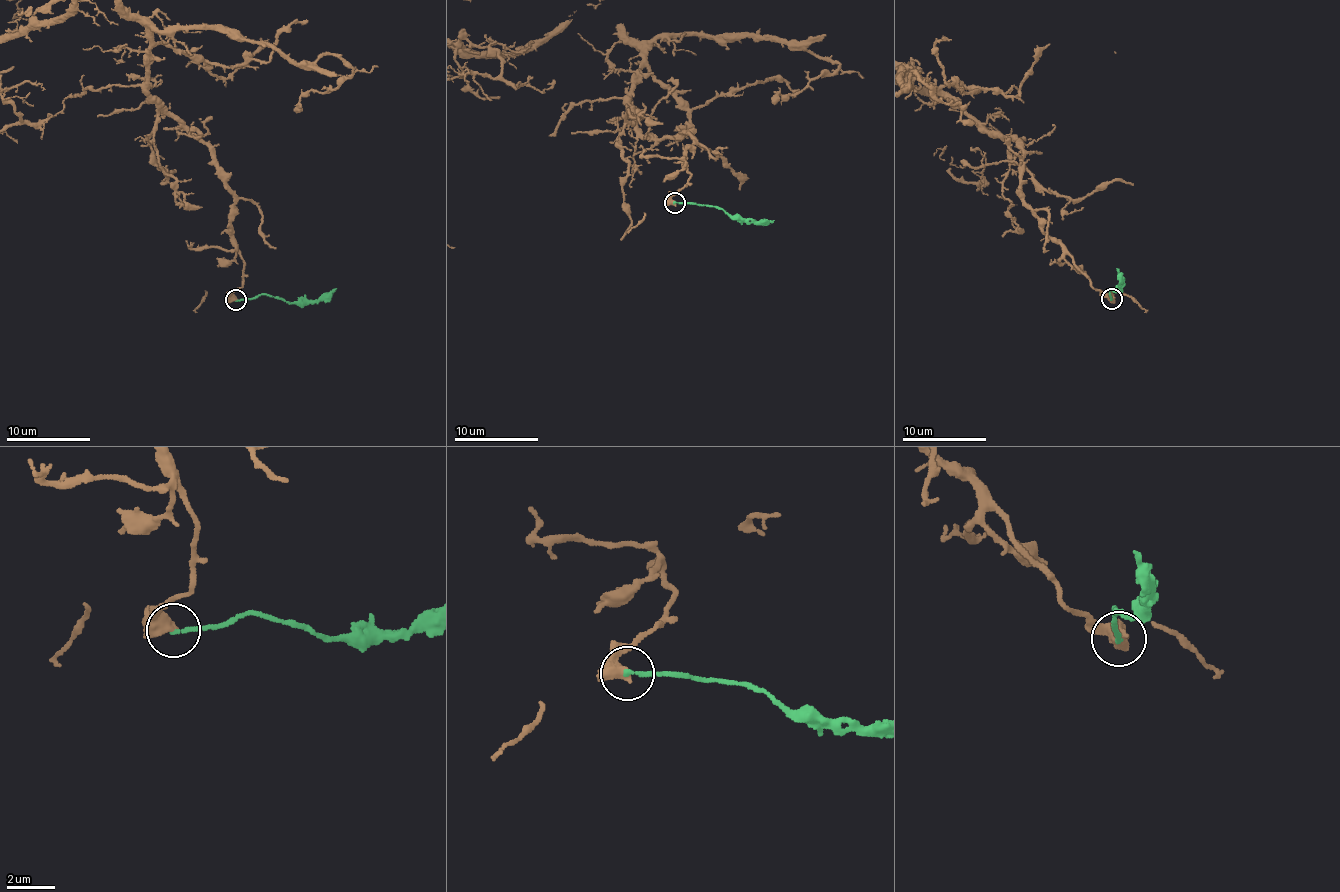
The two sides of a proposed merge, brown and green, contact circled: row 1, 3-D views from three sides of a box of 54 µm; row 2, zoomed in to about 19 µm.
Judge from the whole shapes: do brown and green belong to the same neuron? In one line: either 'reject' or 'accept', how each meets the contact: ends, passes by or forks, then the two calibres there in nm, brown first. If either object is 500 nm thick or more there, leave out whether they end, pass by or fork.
reject | brown passes by | green ends | 400/170 nm

